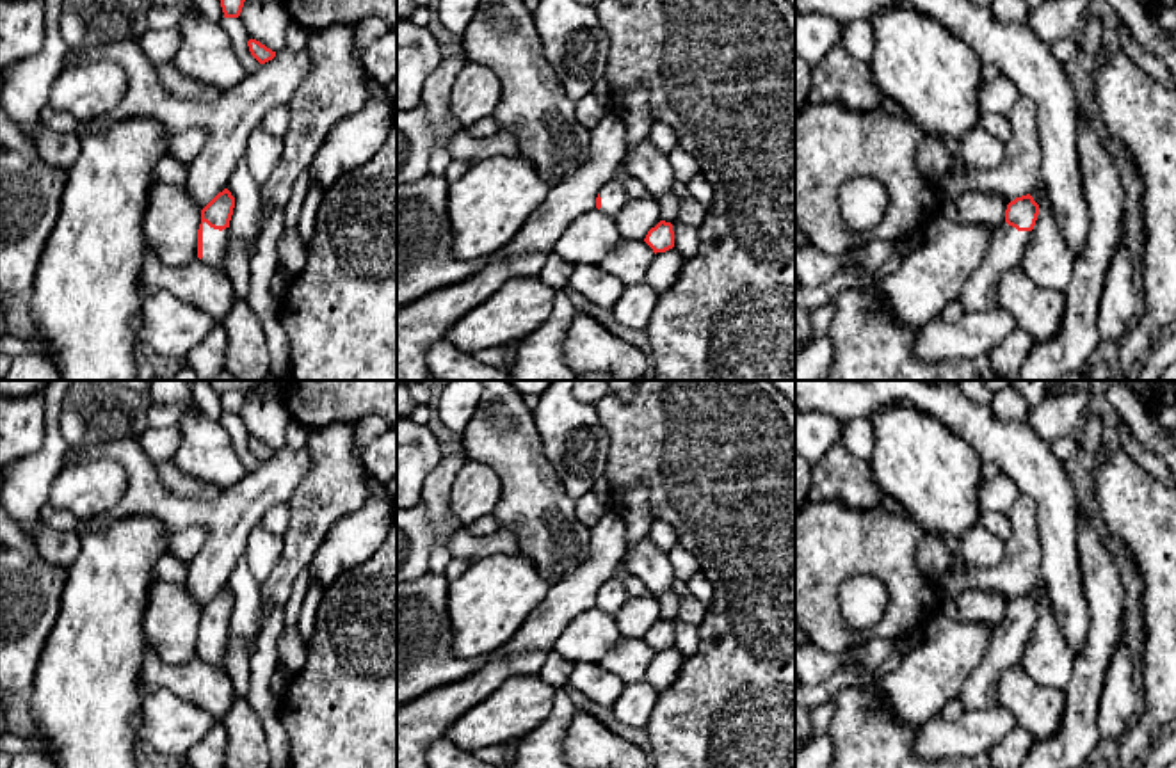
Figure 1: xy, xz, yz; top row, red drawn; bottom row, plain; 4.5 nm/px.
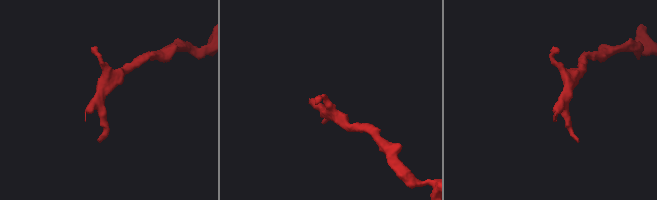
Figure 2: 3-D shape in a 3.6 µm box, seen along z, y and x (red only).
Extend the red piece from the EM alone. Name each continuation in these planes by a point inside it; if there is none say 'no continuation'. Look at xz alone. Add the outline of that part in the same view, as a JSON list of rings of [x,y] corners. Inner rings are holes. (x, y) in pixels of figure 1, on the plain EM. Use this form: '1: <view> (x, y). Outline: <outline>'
1: xz (614, 594). Outline: [[[612,576],[608,581],[601,585],[600,596],[601,596],[600,610],[612,617],[616,617],[623,610],[624,603],[630,597],[624,583],[617,576]]]

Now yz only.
1: yz (979, 692). Outline: [[[1005,619],[995,626],[982,663],[963,683],[961,702],[964,709],[987,709],[1000,704],[1000,674],[1018,665],[1032,629],[1018,629]]]

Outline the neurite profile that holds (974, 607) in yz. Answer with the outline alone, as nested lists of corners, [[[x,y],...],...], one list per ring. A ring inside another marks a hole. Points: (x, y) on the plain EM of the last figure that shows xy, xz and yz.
[[[966,592],[941,603],[939,613],[966,624],[1000,624],[1007,601],[998,592]]]

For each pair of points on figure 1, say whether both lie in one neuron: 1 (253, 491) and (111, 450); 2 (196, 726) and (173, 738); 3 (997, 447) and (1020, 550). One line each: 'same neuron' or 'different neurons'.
1: same neuron
2: same neuron
3: different neurons

